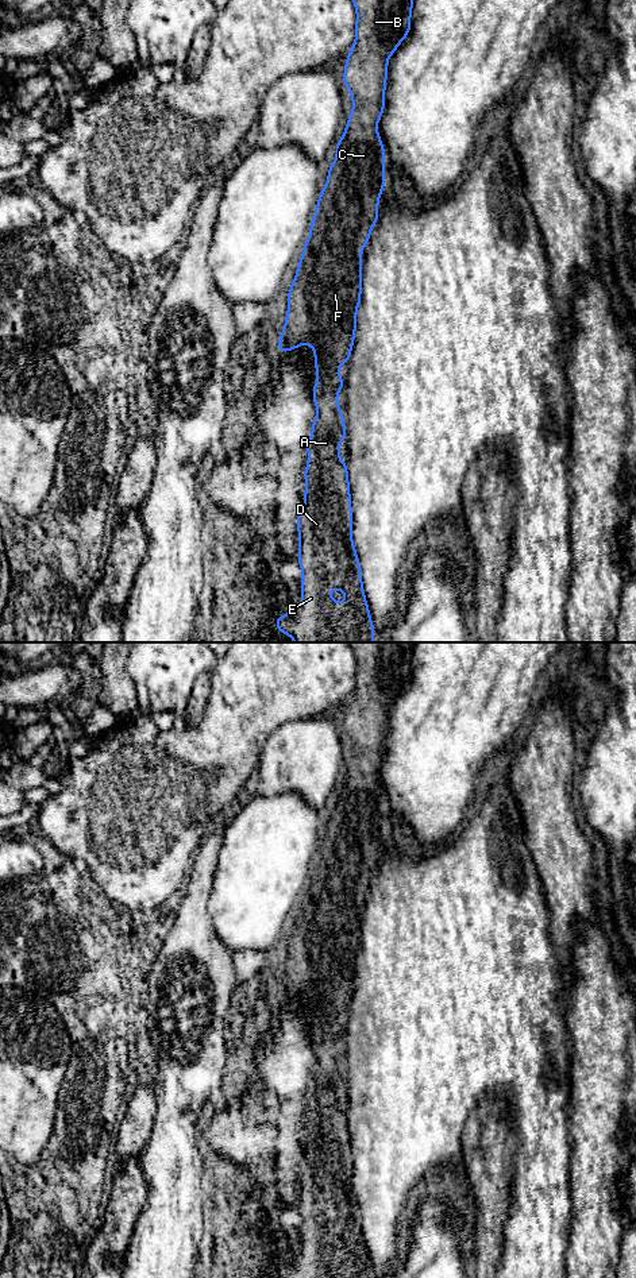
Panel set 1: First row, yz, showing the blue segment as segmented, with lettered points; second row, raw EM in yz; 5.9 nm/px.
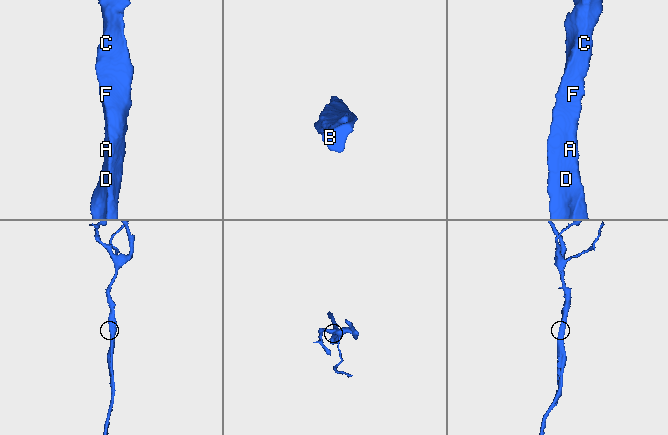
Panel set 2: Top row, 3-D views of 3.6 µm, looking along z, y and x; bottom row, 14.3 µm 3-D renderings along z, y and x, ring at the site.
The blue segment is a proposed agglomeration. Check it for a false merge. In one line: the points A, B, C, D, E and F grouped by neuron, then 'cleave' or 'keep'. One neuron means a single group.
A B C D E F | keep

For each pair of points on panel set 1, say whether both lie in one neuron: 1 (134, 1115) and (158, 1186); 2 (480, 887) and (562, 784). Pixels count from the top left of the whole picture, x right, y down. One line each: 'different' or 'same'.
1: different
2: different

